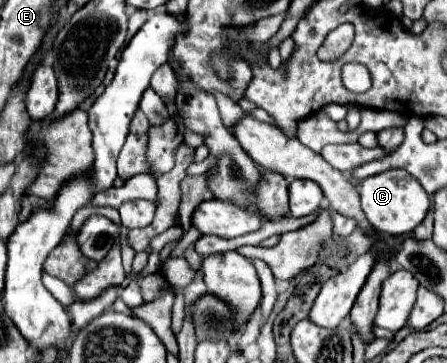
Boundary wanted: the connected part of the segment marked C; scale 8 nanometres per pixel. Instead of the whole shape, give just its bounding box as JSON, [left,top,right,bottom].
[359,170,431,236]

